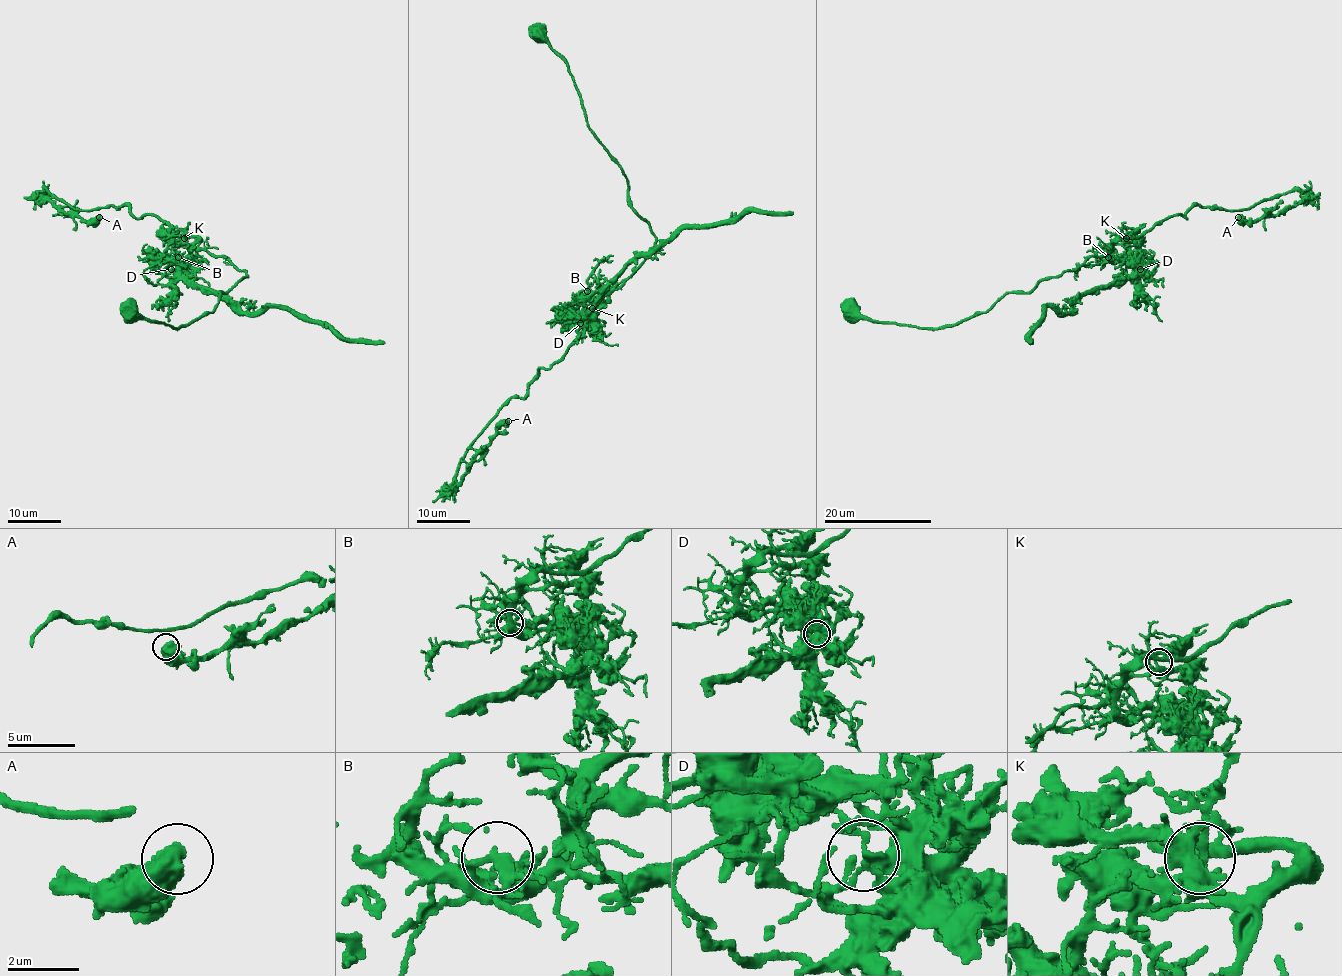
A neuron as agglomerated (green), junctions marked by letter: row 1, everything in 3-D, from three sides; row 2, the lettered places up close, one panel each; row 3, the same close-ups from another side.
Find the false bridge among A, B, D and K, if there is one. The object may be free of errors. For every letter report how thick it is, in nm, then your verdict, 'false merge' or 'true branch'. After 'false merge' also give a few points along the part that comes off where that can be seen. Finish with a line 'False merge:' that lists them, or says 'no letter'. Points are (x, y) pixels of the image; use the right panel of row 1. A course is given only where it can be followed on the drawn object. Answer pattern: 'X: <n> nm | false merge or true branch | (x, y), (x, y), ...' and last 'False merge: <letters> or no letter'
A: 550 nm | true branch
B: 320 nm | true branch
D: 240 nm | false merge | (1140, 269), (1115, 284), (1091, 288), (1068, 312), (1056, 312), (1045, 307), (1029, 343)
K: 280 nm | true branch
False merge: D

